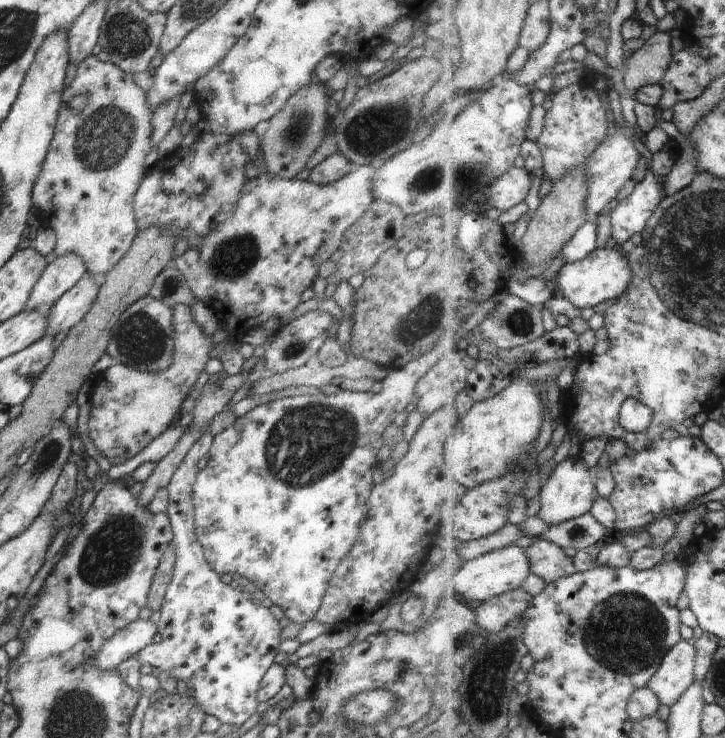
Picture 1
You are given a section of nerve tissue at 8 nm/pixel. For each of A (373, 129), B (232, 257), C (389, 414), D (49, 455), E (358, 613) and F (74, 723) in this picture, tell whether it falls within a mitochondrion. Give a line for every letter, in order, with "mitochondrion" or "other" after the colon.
A: mitochondrion
B: mitochondrion
C: other
D: mitochondrion
E: other
F: mitochondrion

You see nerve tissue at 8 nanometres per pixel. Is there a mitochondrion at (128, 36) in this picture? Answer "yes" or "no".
yes

